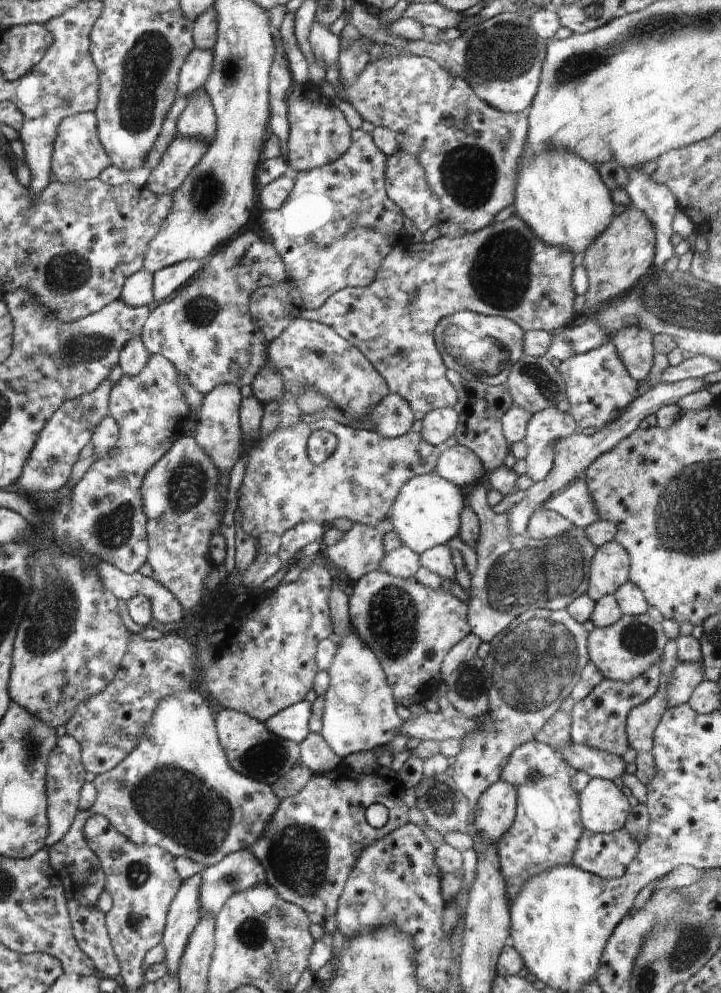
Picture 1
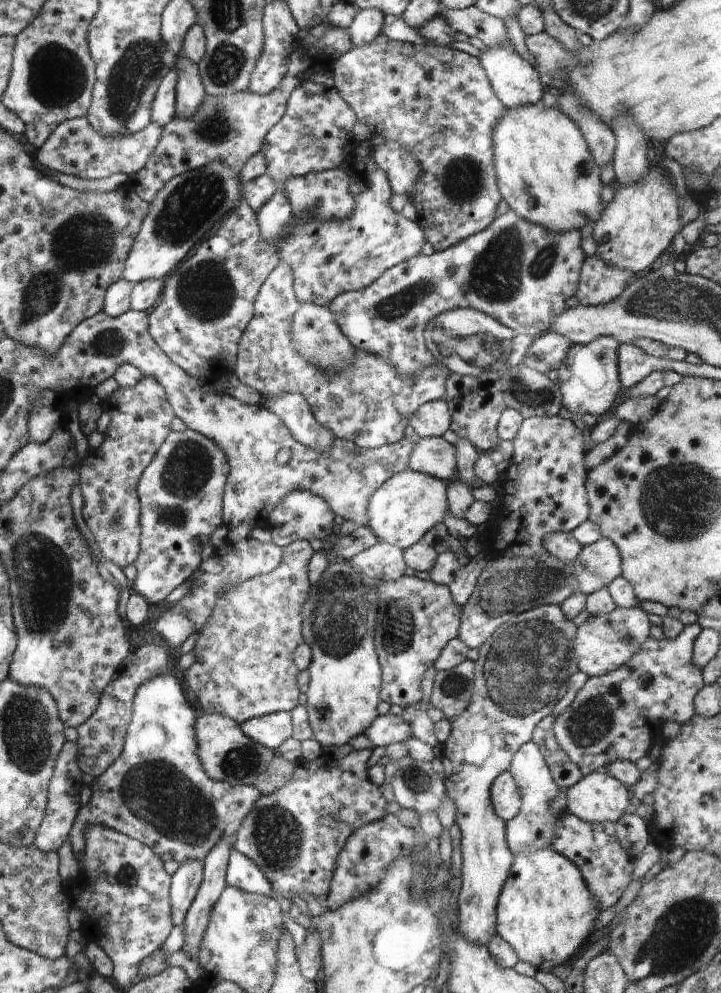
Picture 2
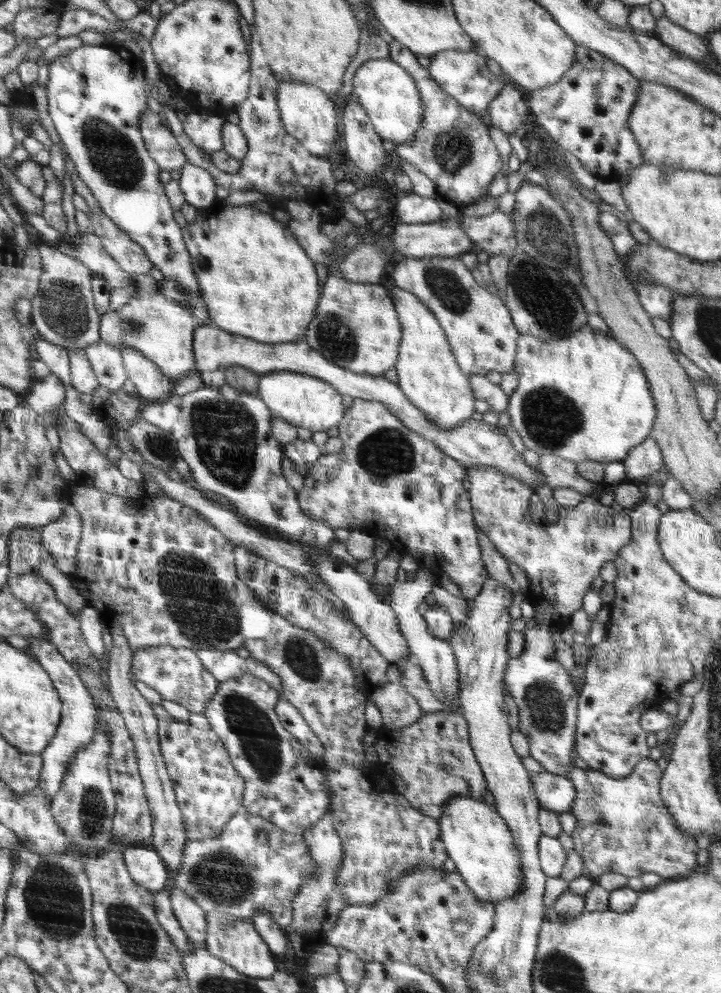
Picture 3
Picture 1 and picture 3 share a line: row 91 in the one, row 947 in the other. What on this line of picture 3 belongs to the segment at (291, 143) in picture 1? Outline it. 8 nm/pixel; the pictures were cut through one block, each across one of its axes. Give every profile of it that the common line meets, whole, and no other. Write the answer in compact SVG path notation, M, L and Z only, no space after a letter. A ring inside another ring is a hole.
M328 804L326 814L314 826L306 828L302 834L309 847L309 854L315 863L315 872L311 873L311 876L307 877L307 880L303 881L300 886L299 894L293 901L292 922L284 929L288 940L295 942L294 954L296 954L303 971L310 955L328 942L328 933L334 928L338 914L346 906L335 883L335 873L338 868L341 868L343 853L340 837L334 831L332 804Z

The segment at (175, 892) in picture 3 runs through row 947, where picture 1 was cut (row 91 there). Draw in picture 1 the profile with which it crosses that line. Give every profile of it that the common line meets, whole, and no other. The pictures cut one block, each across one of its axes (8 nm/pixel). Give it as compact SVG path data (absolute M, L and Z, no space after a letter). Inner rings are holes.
M196 89L191 96L177 120L178 133L209 146L217 129L215 110L205 90Z

